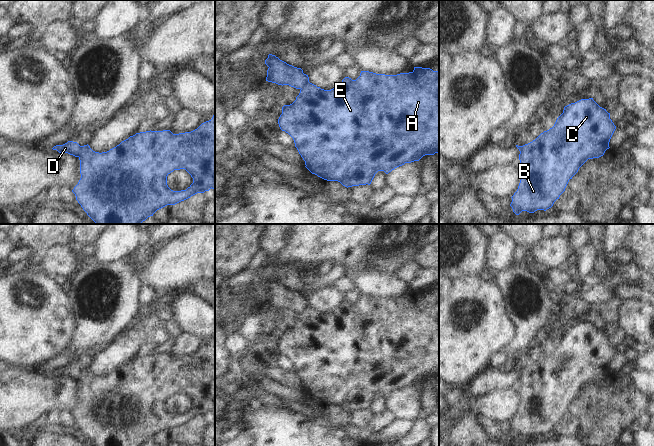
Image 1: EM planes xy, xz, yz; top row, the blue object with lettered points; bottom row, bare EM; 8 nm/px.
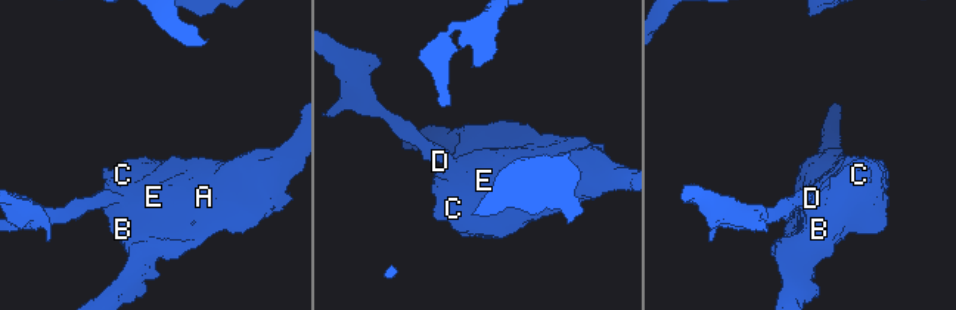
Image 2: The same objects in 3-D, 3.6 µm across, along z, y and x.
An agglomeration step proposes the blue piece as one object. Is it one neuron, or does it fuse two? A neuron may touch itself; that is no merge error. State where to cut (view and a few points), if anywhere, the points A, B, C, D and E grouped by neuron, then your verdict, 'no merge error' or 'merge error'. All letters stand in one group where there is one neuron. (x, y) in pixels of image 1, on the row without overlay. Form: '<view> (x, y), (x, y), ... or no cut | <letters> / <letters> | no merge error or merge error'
xy (82, 370), (78, 380) | A B C E / D | merge error

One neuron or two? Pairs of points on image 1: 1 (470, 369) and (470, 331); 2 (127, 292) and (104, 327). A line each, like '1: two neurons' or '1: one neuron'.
1: one neuron
2: one neuron

